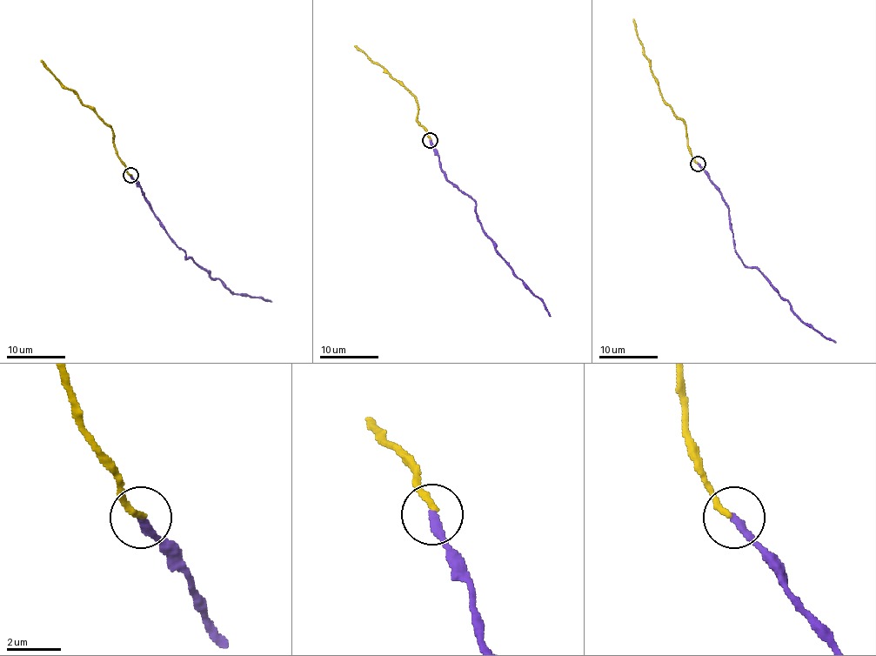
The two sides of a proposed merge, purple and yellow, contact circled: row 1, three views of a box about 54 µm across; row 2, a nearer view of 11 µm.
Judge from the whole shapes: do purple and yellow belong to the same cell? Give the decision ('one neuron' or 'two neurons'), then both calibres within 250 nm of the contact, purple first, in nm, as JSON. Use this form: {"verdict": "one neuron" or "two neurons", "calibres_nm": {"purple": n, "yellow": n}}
{"verdict": "one neuron", "calibres_nm": {"purple": 320, "yellow": 240}}

